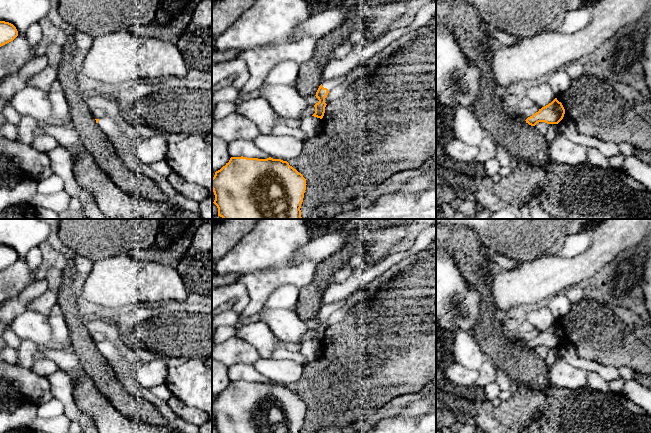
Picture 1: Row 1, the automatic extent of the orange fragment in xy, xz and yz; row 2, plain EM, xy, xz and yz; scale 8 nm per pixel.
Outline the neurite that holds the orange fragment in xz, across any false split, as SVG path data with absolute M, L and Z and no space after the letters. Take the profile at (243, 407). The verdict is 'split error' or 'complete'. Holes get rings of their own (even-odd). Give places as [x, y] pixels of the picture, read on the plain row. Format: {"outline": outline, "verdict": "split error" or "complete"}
{"outline": "M231 381L212 402L218 433L300 433L306 403L281 383Z", "verdict": "complete"}

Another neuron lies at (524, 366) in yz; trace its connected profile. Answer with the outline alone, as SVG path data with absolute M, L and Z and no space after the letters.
M436 225L436 248L445 249L453 257L467 283L475 287L483 297L482 311L472 336L487 356L487 359L496 368L504 371L518 385L525 385L532 390L544 390L549 387L551 383L545 360L525 344L507 339L503 335L501 323L496 320L497 308L492 296L489 279L489 275L495 270L488 260L490 253L480 242L478 234L469 228Z

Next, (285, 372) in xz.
M260 358L253 365L271 382L288 386L300 379L305 364L300 364L294 360Z

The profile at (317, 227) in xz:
M307 219L311 239L343 230L351 224L351 219Z

